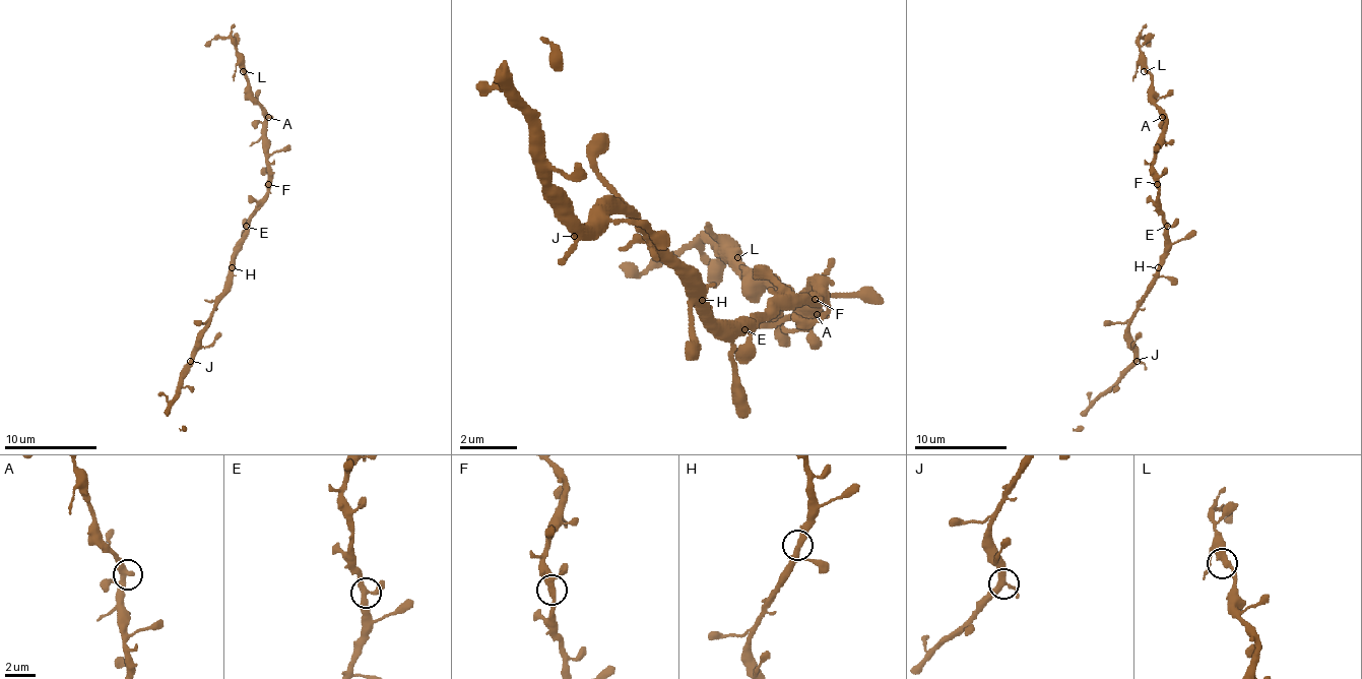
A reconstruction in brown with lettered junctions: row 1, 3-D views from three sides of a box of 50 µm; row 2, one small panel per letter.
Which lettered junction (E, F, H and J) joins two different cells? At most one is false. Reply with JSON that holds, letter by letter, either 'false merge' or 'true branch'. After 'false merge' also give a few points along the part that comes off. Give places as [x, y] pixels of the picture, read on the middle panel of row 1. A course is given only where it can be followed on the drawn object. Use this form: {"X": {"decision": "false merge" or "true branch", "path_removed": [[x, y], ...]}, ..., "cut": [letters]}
{"E": {"decision": "true branch"}, "F": {"decision": "true branch"}, "H": {"decision": "true branch"}, "J": {"decision": "true branch"}, "cut": []}

